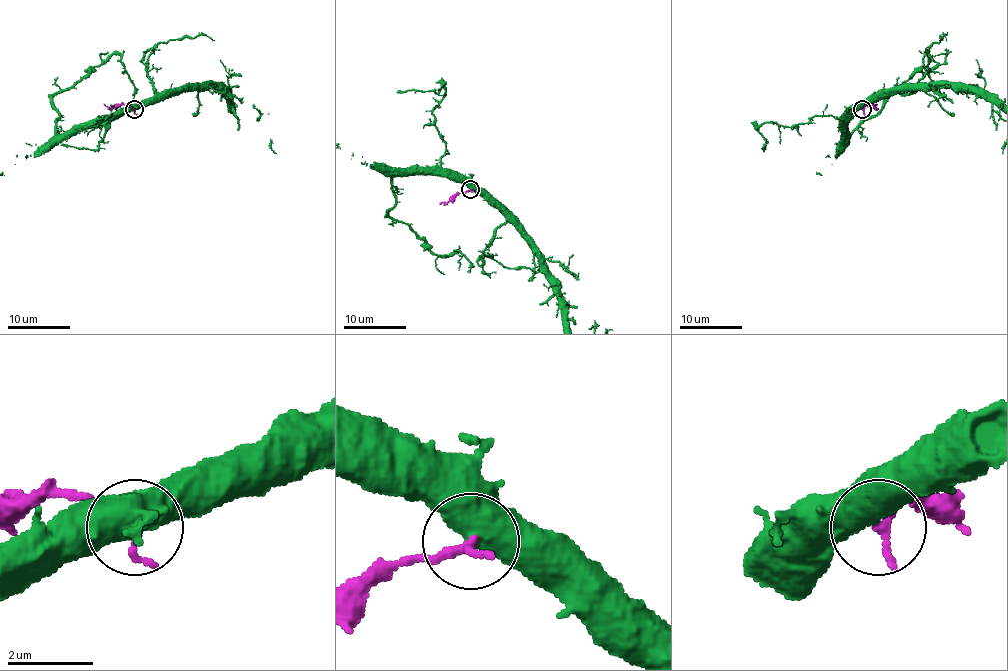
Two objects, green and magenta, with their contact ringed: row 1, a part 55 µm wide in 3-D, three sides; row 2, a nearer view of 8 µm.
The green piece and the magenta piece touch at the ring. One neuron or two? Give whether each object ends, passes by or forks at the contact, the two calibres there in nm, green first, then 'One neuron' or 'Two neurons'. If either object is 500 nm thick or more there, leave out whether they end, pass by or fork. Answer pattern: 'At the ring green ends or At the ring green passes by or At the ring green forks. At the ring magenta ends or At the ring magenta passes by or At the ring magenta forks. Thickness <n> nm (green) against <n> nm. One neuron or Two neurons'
Thickness 750 nm (green) against 240 nm. Two neurons

